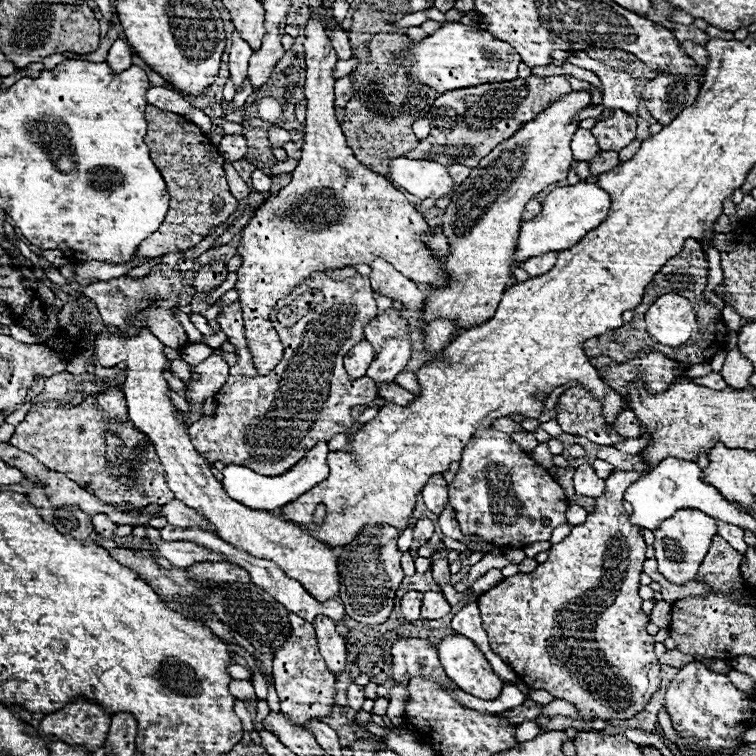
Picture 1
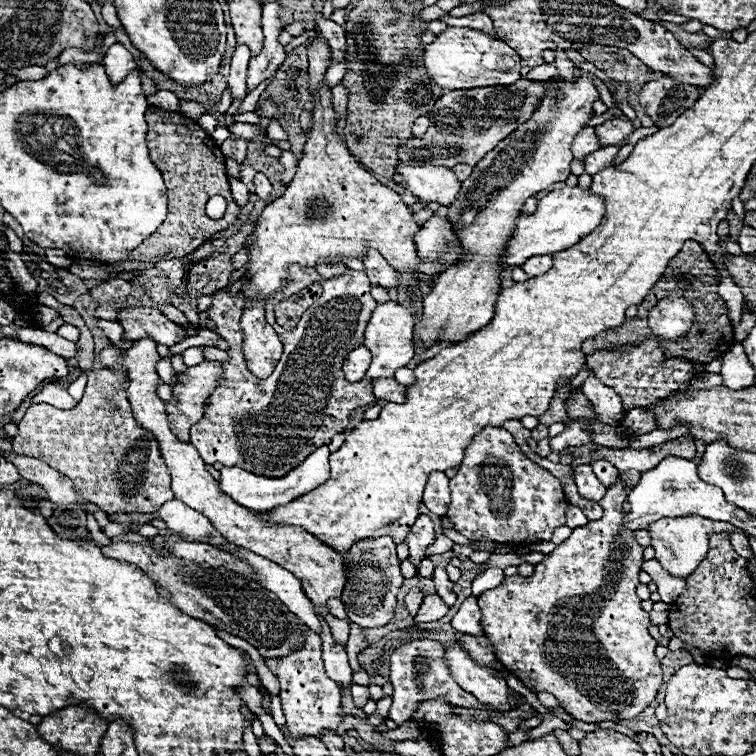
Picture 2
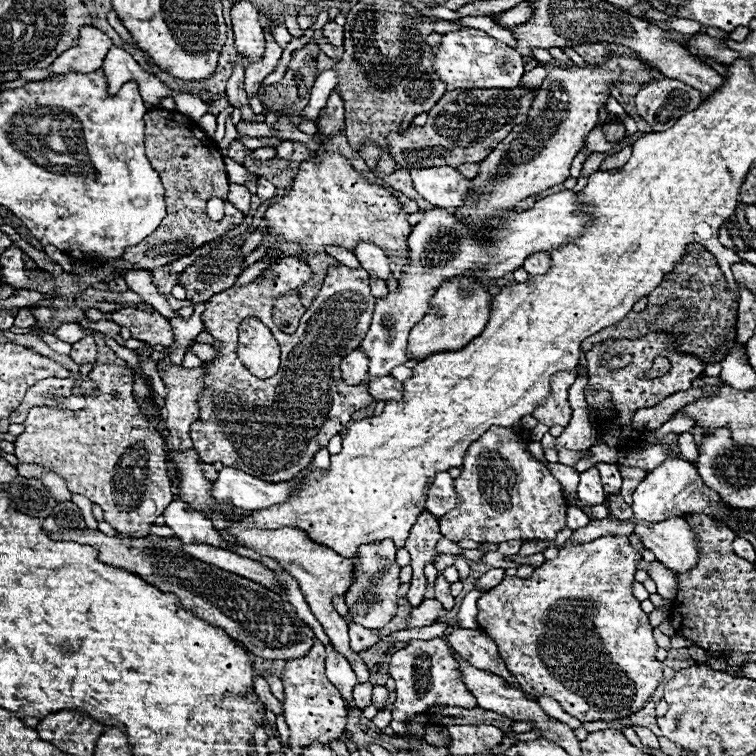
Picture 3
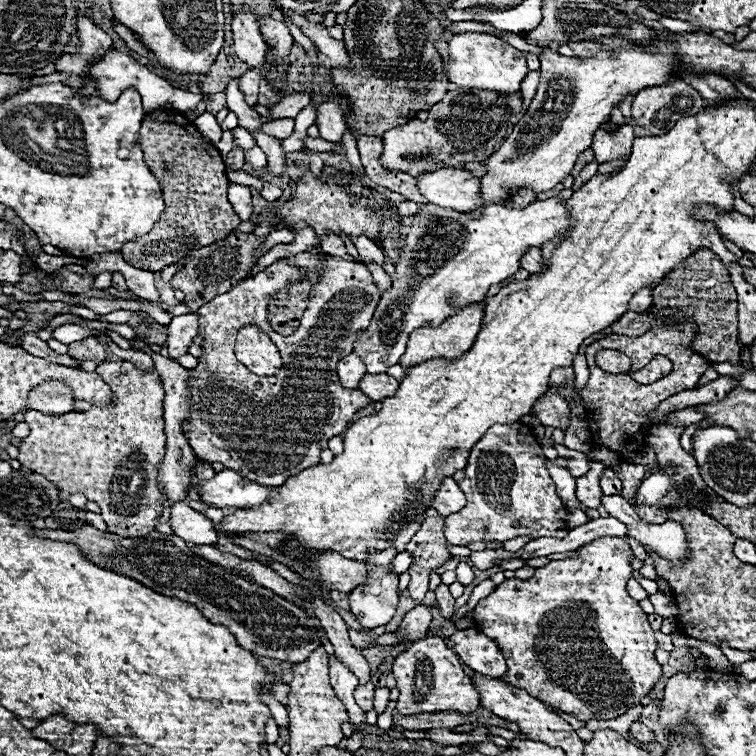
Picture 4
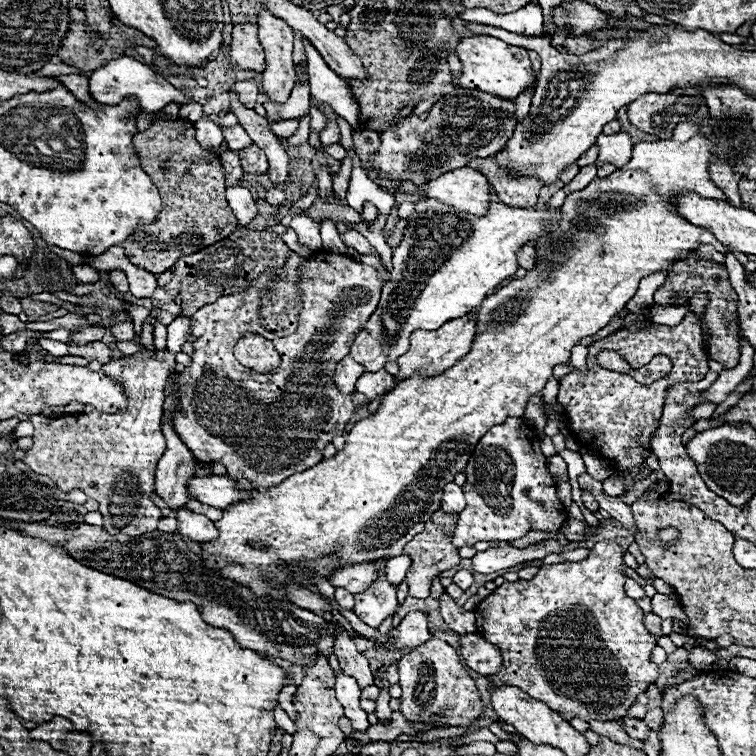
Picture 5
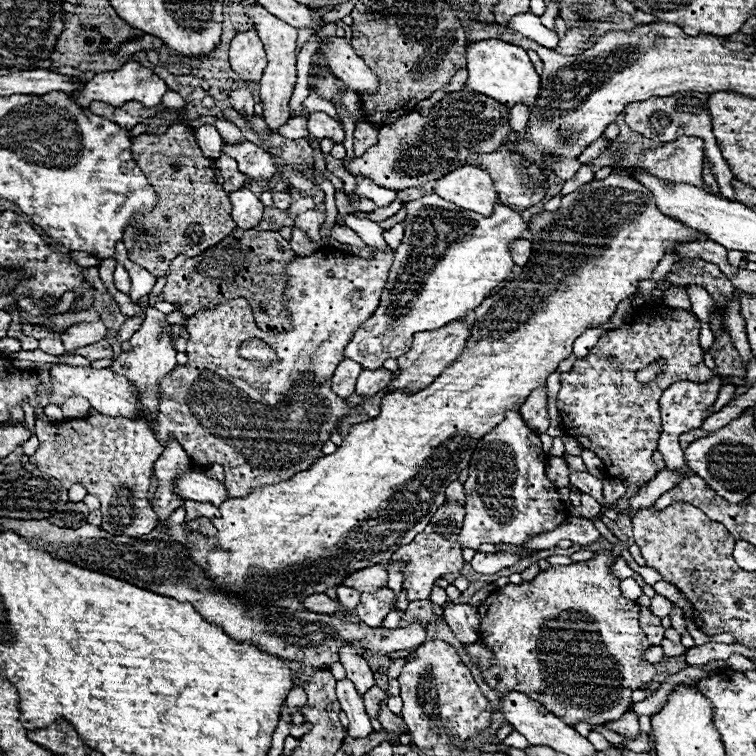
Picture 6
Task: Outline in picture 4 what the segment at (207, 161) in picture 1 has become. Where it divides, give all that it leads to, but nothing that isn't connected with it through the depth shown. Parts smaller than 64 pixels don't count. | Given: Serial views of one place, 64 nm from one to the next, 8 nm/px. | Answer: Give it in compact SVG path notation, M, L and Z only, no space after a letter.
M154 110L146 114L138 144L144 152L146 166L160 182L168 208L146 236L122 246L126 262L140 270L160 272L176 264L182 256L188 256L204 244L214 244L236 230L240 220L226 200L228 178L222 156L212 144L202 140L196 126L186 116L172 110Z

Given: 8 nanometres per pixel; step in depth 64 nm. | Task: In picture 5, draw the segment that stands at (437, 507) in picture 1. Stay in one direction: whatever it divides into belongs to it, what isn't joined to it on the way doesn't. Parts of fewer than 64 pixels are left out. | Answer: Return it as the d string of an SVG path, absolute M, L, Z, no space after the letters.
M454 482L446 484L444 488L444 496L442 496L442 510L446 512L460 512L462 508L466 508L466 500L462 494L462 488Z

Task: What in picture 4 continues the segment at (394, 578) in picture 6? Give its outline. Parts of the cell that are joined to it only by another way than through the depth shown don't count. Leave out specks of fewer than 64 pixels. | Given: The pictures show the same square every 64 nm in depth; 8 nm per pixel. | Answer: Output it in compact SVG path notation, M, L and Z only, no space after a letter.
M400 552L394 560L392 560L392 564L390 564L390 570L396 574L396 576L400 576L402 572L406 572L408 570L408 566L412 564L412 556L408 554L408 552Z

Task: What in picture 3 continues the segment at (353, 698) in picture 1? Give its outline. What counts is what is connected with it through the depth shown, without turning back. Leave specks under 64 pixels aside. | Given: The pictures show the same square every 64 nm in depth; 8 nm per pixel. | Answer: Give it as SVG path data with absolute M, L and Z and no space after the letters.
M366 682L366 684L356 684L354 686L354 702L360 710L364 710L366 706L370 706L370 698L372 698L372 688L374 684Z

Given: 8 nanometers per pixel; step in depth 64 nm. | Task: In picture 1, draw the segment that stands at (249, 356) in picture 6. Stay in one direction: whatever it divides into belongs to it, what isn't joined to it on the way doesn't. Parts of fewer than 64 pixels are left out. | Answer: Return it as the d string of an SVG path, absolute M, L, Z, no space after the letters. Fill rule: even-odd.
M314 12L304 32L308 112L302 158L292 172L292 182L252 216L248 226L242 230L238 246L242 266L236 272L236 290L244 312L248 350L258 374L274 370L284 352L280 336L268 322L272 306L316 270L324 272L342 266L368 264L378 256L412 282L430 284L434 288L446 282L442 262L436 260L418 240L422 232L430 230L422 214L384 176L362 166L344 140L334 112L332 70L338 58L336 50L330 46L330 38L326 36L328 30L320 24ZM324 192L328 192L328 196L322 196Z

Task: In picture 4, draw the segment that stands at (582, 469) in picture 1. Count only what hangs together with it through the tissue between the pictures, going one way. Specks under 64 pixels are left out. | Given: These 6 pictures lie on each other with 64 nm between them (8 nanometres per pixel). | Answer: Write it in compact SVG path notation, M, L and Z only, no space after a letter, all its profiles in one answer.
M590 460L590 470L576 480L576 496L588 508L598 508L600 506L602 490L598 486L598 480L604 476L604 470L606 470L606 464Z

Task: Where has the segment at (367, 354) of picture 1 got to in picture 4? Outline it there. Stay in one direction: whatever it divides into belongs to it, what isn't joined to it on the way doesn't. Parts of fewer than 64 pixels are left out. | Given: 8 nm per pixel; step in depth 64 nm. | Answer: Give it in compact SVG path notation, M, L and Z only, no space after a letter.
M348 354L342 362L338 362L336 372L338 372L342 388L354 390L358 386L358 380L362 380L362 376L366 374L366 366L364 366L364 362L358 356Z

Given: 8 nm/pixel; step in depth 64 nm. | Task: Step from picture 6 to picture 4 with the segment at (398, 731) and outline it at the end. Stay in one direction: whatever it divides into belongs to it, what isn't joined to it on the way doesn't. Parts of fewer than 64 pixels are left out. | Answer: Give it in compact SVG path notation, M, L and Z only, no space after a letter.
M376 688L376 696L374 696L374 710L378 714L384 714L384 710L388 708L390 702L390 690L388 688Z

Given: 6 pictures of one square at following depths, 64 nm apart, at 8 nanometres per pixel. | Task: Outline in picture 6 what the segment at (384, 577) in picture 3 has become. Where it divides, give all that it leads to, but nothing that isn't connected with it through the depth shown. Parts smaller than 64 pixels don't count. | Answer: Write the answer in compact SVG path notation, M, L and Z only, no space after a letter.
M382 588L374 594L362 593L360 604L356 606L356 614L362 622L366 622L370 626L378 626L378 624L382 624L386 614L390 612L390 604L392 604L392 590L390 588Z

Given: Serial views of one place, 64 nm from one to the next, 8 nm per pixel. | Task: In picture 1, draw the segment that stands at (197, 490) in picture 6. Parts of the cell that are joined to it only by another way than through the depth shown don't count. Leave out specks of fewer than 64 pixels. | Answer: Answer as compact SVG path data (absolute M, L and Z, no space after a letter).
M318 442L314 448L310 448L310 452L294 468L290 468L288 472L284 472L280 476L262 476L262 474L252 472L250 468L230 464L230 466L226 466L222 470L222 474L224 474L222 486L224 486L226 494L230 498L234 498L236 502L240 502L240 504L244 504L244 506L248 506L252 510L268 510L270 512L270 510L286 506L288 502L296 500L298 496L306 494L310 488L314 488L322 480L326 480L326 476L328 476L328 462L326 462L328 452L330 452L328 444Z

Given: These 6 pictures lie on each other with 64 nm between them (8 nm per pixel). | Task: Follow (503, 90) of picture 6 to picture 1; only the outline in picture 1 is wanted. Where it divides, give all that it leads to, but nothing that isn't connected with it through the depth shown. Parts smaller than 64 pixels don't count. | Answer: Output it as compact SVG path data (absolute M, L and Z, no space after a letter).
M456 22L444 24L426 40L414 42L412 52L402 54L402 66L408 70L410 80L436 88L438 92L516 80L518 64L520 56L518 52L514 52L514 48L510 48L510 44L492 38L492 34L486 30L474 30L474 26L464 26Z

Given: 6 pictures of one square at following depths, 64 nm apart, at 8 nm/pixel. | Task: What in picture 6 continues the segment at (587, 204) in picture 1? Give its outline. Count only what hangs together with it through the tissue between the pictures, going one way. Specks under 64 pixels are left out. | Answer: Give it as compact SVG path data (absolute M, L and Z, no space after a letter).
M422 196L418 200L404 202L404 240L396 250L396 258L390 270L390 278L380 298L378 310L358 328L348 342L344 356L358 362L362 368L382 368L384 360L398 358L412 346L414 332L426 332L442 328L450 322L456 322L466 316L468 310L474 310L482 300L508 278L512 272L512 256L508 244L516 238L522 238L522 232L528 230L528 222L522 216L504 204L498 204L492 216L478 216L476 212L466 212L456 204L442 200L440 196Z

